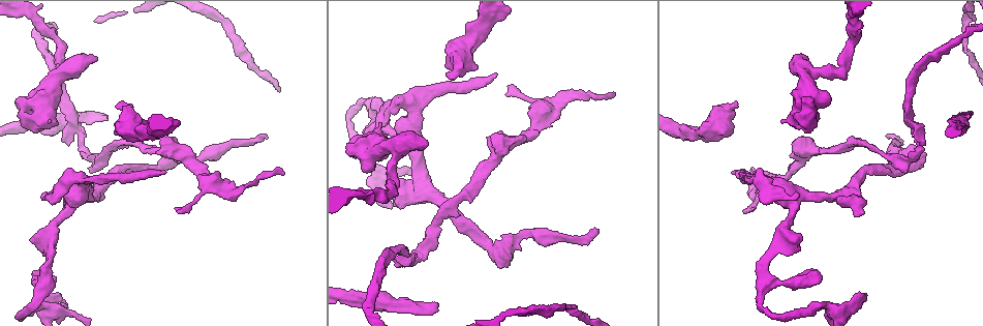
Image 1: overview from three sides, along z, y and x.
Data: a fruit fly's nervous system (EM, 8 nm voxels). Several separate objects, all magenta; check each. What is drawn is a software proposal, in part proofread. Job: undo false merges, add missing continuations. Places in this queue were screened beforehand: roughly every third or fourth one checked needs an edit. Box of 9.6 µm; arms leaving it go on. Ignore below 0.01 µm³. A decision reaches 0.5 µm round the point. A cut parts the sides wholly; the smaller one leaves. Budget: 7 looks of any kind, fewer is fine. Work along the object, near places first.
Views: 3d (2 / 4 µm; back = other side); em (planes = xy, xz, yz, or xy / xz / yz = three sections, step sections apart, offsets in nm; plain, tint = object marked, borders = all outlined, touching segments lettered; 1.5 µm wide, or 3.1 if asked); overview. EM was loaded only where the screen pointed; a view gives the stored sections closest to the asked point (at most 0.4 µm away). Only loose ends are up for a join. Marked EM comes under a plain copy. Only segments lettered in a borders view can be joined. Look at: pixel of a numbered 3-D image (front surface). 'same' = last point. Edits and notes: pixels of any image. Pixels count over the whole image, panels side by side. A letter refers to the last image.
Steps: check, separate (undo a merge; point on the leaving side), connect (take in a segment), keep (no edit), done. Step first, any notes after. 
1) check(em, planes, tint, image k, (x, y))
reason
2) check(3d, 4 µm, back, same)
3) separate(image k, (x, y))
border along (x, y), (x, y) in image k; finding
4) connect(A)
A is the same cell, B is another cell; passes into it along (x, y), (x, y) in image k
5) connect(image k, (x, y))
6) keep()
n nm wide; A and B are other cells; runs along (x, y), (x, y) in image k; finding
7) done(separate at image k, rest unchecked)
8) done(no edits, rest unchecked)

check(em, planes, borders, image 1, (593, 230))
thin end

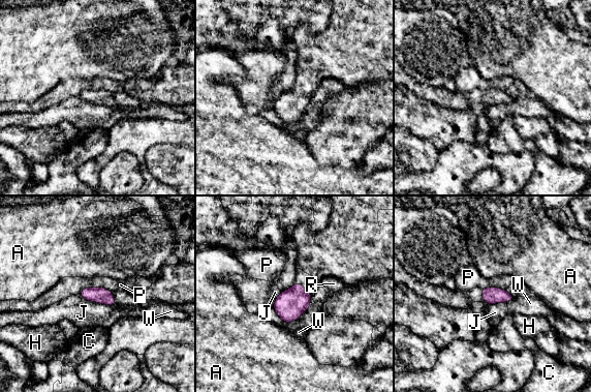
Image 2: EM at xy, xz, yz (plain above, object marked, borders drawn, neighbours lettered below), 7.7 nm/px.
keep()
A, C, H, J, P, R and W are other cells; no lettered segment goes on from it

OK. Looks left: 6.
check(em, xy, step 4, borders, image 1, (284, 172))
thin end

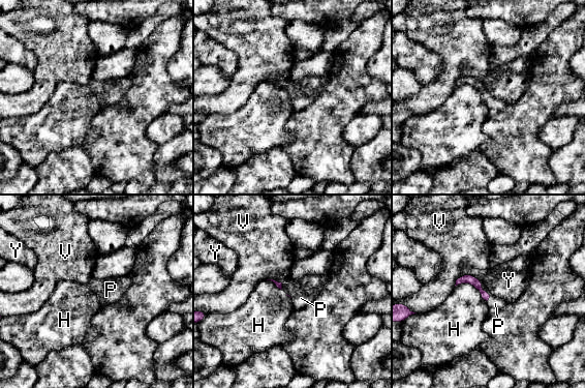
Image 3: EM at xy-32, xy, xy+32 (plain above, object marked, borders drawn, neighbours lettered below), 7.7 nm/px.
check(em, planes, borders, same)
another direction

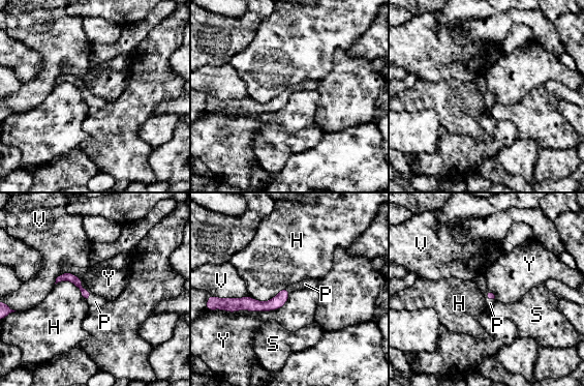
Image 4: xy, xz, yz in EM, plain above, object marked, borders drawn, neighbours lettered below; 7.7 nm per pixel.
connect(P)
70 nm wide; P is the same cell, H, S, V and Y are other cells; passes into it along (86, 294), (88, 290), (95, 301) in image 4; the cell continues

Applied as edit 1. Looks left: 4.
check(3d, 2 µm, image 1, (95, 57))

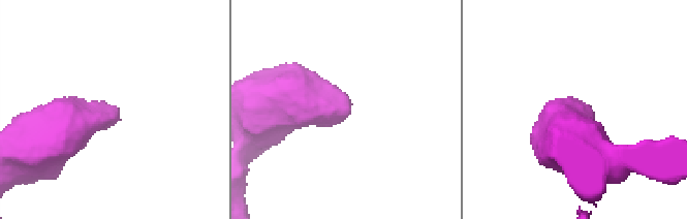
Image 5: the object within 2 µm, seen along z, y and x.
check(em, yz, step 4, borders, image 5, (117, 115))

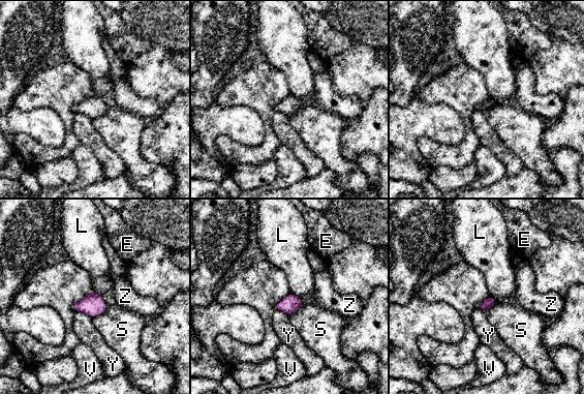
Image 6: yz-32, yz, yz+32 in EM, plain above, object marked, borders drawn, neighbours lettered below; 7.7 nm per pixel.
keep()
S touches over 160 nm; E, L, S, V, Y and Z are other cells; border along (108, 306), (101, 313), (92, 319) in image 6; no lettered segment goes on from it

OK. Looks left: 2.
done(connect at image 4, rest unchecked)

